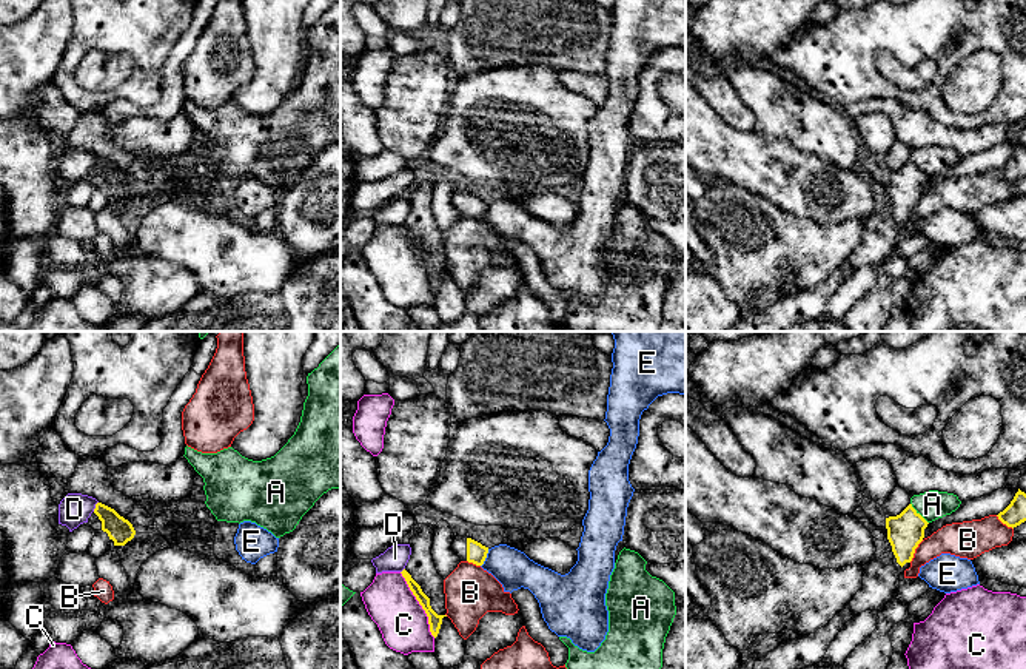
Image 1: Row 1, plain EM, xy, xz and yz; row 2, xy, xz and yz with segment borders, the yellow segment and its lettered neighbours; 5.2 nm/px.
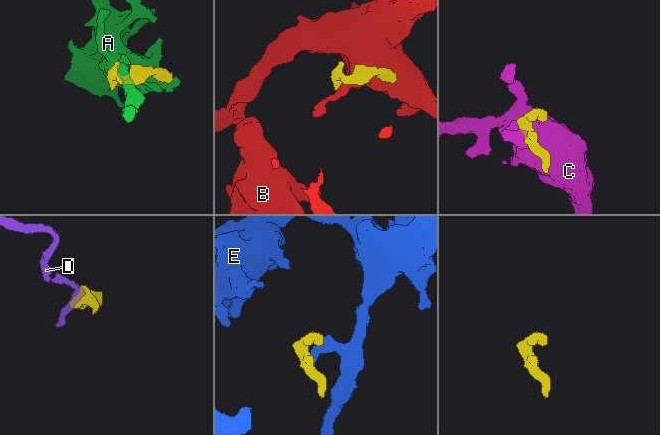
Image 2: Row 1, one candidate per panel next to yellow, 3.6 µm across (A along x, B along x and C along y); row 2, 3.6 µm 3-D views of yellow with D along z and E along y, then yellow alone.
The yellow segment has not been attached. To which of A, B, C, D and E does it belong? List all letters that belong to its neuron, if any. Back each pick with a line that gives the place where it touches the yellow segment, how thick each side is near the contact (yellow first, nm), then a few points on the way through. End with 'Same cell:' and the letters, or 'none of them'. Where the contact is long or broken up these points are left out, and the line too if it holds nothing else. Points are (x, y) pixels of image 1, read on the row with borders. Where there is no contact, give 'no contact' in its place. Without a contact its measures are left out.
Same cell: none of them

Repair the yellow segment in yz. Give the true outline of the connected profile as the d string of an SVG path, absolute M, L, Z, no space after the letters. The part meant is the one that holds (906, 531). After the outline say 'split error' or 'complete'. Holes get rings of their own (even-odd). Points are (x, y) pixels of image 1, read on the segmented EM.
M909 504L900 515L886 518L894 564L870 561L863 566L863 587L850 603L815 634L787 640L763 658L749 658L738 669L803 669L823 661L841 627L855 615L880 610L894 600L900 575L910 567L915 549L924 538L927 521Z | split error

